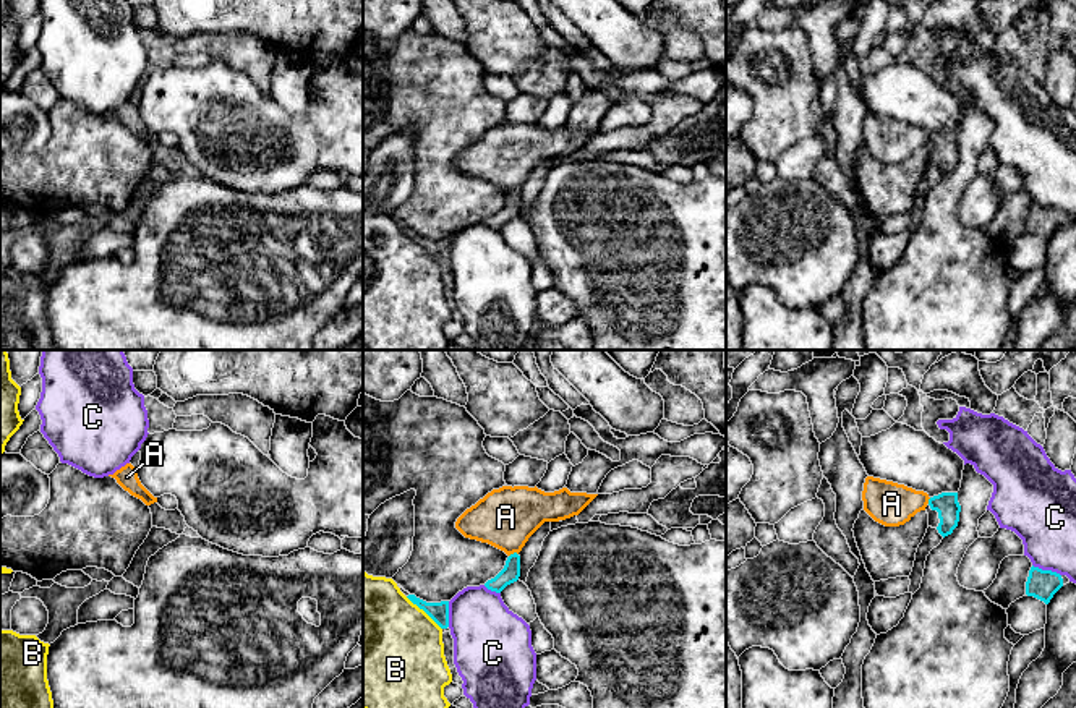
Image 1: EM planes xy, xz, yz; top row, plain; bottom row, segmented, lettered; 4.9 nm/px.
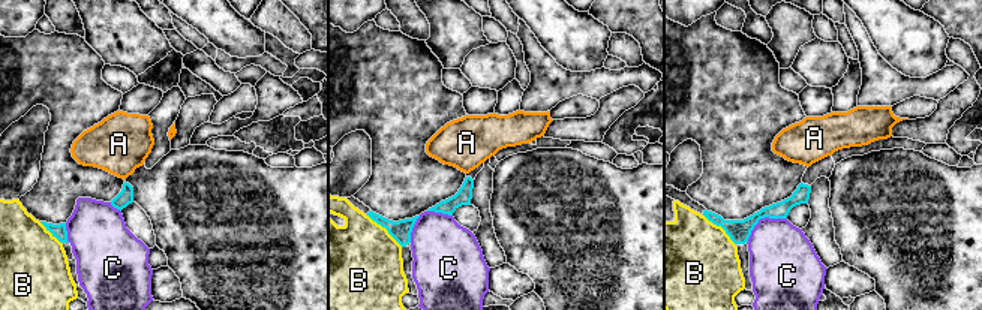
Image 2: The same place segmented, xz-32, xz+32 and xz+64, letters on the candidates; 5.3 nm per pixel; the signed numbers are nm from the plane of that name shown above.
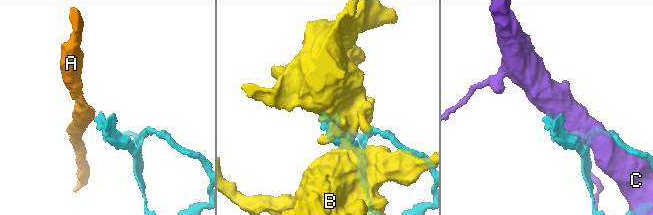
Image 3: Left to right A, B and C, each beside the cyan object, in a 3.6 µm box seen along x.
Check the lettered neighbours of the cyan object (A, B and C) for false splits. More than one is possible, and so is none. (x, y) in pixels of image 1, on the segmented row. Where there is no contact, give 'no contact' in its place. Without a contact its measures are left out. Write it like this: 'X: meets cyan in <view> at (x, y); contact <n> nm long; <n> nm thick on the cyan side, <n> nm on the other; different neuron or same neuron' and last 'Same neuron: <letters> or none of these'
A: meets cyan in xz at (514, 553); contact 50 nm long; 90 nm thick on the cyan side, 300 nm on the other; different neuron
B: meets cyan in xz at (423, 609); contact 240 nm long; 100 nm thick on the cyan side, 500 nm on the other; different neuron
C: meets cyan in yz at (1047, 571); contact 160 nm long; 140 nm thick on the cyan side, 300 nm on the other; different neuron
Same neuron: none of these

